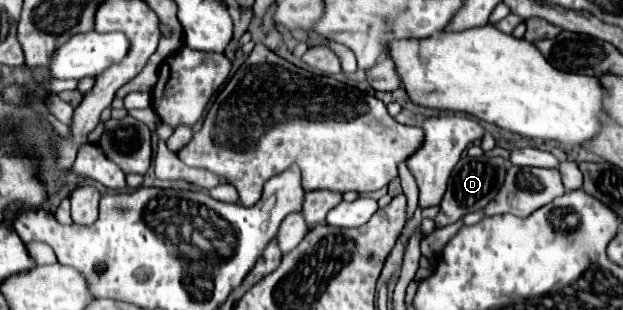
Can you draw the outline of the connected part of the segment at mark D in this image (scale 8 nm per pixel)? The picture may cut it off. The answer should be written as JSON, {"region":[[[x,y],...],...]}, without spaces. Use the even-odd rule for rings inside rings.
{"region":[[[462,155],[462,159],[458,161],[458,165],[454,167],[454,171],[450,175],[448,189],[446,189],[444,199],[440,203],[440,211],[434,219],[436,227],[446,227],[450,223],[460,221],[468,213],[484,209],[490,203],[490,199],[494,199],[494,195],[498,193],[498,187],[502,187],[504,177],[506,177],[506,169],[508,169],[508,163],[502,157],[482,155],[478,159],[472,159],[468,155]]]}

